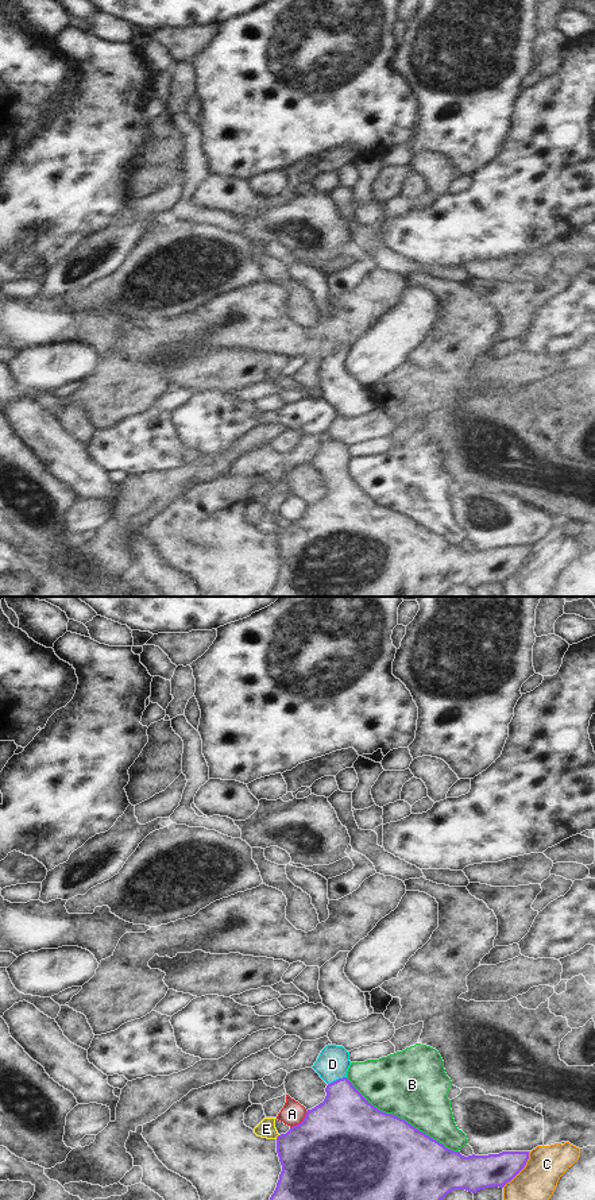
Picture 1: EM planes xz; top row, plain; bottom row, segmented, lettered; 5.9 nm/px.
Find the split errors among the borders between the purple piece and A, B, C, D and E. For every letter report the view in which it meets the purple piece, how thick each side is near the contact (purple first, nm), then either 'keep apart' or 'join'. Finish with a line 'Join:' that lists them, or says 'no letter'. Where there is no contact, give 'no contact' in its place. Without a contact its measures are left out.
A: xz | 500/140 nm | keep apart
B: xz | 500/420 nm | keep apart
C: xz | 200/220 nm | keep apart
D: xz | 360/190 nm | join
E: xz | 420/110 nm | keep apart
Join: D

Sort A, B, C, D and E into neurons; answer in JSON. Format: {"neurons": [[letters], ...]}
{"neurons": [["A"], ["B"], ["C"], ["D"], ["E"]]}

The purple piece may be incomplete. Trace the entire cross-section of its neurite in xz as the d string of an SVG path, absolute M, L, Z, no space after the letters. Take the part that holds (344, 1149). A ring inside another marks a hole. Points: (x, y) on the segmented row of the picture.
M325 1046L312 1066L328 1084L322 1103L306 1111L304 1120L277 1137L282 1172L270 1200L443 1200L449 1192L480 1189L510 1182L526 1165L529 1151L502 1151L464 1157L420 1131L405 1119L374 1107L347 1079L349 1052L343 1046Z

